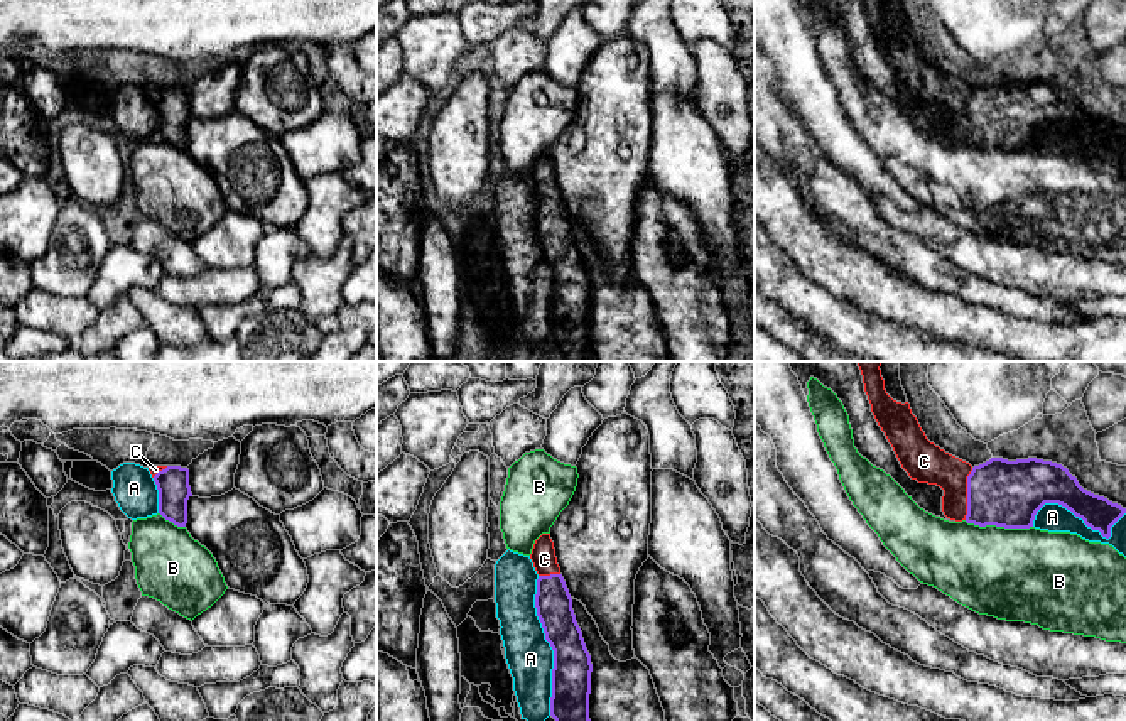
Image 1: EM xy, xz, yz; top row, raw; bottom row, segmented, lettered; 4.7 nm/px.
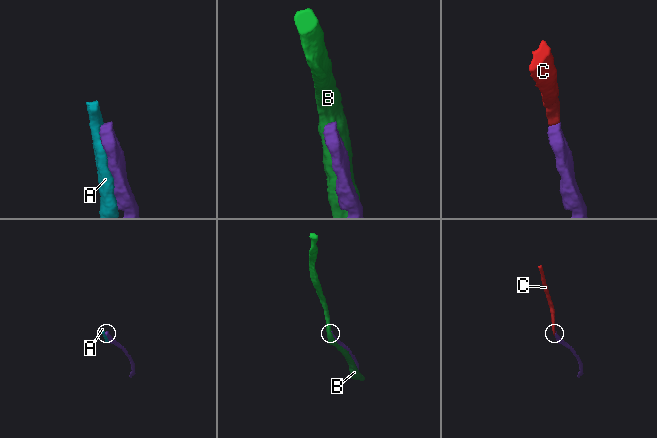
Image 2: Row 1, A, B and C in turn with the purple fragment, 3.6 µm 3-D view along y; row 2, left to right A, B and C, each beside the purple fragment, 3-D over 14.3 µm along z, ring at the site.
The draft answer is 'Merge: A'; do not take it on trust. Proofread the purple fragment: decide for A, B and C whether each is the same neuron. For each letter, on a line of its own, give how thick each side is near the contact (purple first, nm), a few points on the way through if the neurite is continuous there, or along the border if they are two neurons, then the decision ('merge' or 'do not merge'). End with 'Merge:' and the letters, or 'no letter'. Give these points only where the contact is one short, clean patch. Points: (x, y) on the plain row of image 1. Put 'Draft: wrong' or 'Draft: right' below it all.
A: 190 nm thick on the purple side, 220 nm on the other; do not merge
B: 320 nm thick on the purple side, 440 nm on the other; do not merge
C: 320 nm thick on the purple side, 190 nm on the other; runs through yz (1006, 115), (968, 115), (944, 92), (927, 85); merge
Merge: C
Draft: wrong

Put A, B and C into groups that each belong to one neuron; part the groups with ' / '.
A / B / C

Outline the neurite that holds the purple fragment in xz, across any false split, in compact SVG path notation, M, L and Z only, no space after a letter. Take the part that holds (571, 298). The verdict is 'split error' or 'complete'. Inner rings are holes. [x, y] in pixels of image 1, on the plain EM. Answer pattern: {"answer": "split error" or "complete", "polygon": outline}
{"answer": "split error", "polygon": "M542 155L535 162L530 181L539 196L537 238L554 272L550 338L569 361L593 361L591 277L576 243L572 220L560 196L550 155Z"}

